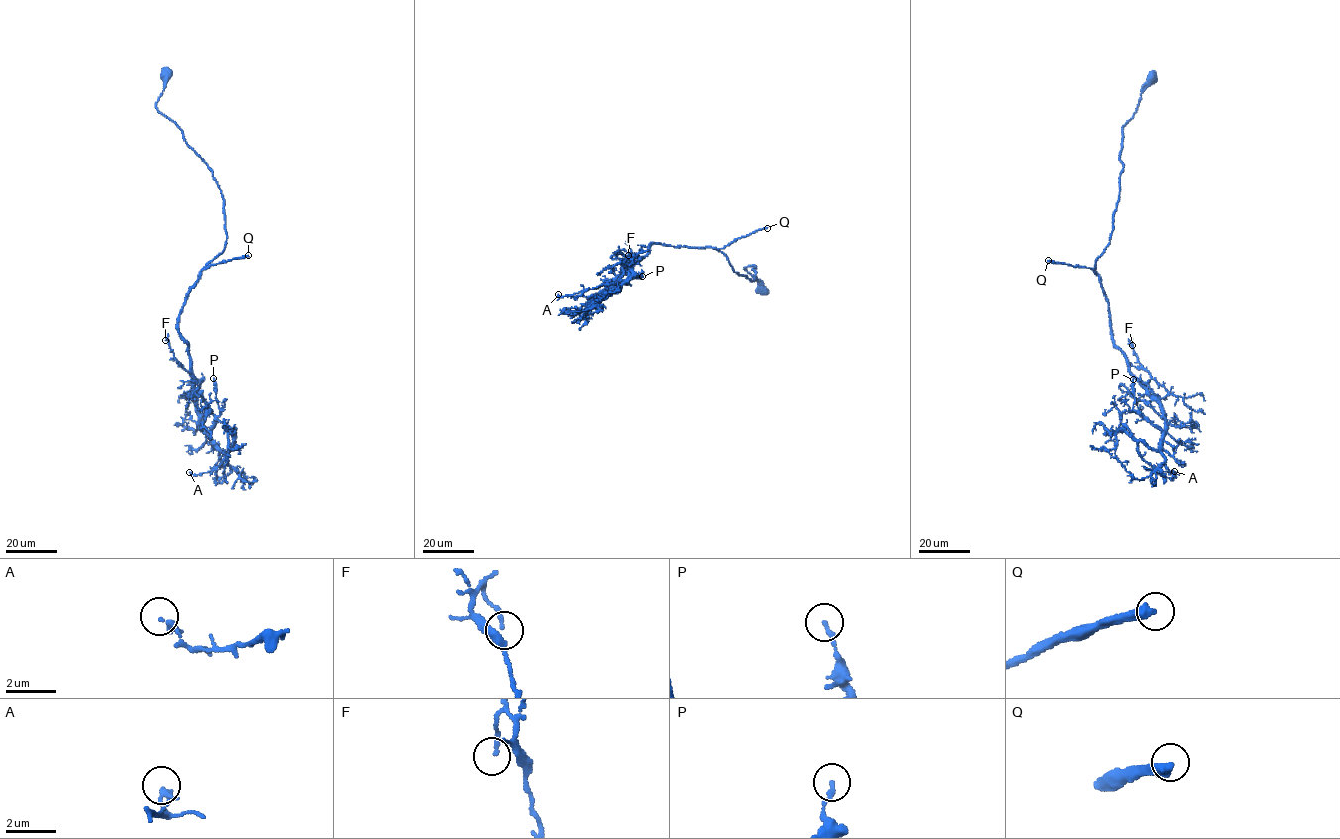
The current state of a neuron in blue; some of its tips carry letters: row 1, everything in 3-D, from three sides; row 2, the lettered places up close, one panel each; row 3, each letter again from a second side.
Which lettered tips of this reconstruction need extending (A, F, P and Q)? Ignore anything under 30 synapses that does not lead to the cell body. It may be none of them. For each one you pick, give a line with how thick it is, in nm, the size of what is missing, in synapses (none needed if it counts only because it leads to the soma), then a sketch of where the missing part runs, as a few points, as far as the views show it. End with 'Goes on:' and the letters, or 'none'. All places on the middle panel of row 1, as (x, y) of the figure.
Q: 400 nm thick; about 250 synapses; missing branch runs (767, 228), (815, 224), (838, 228), (871, 241), (895, 229)
Goes on: Q

